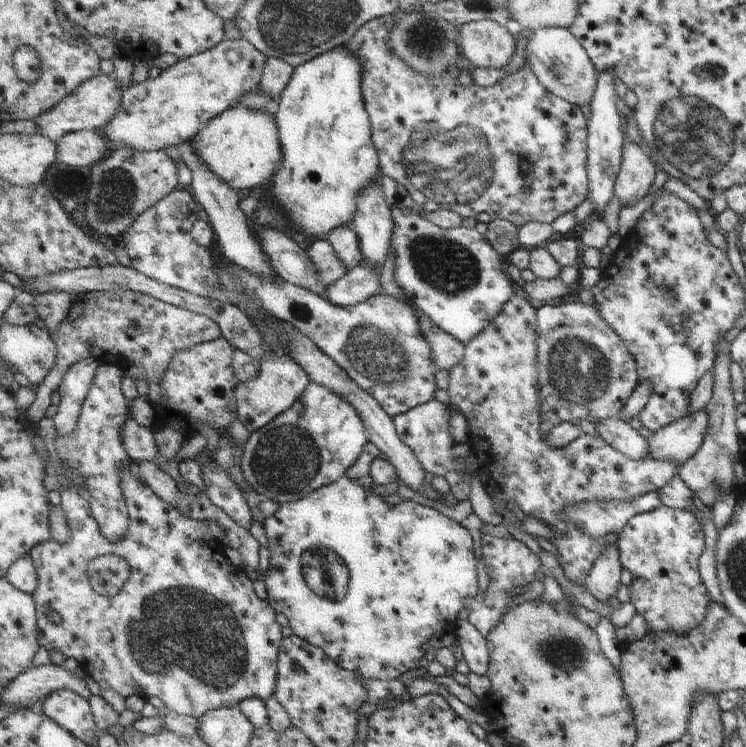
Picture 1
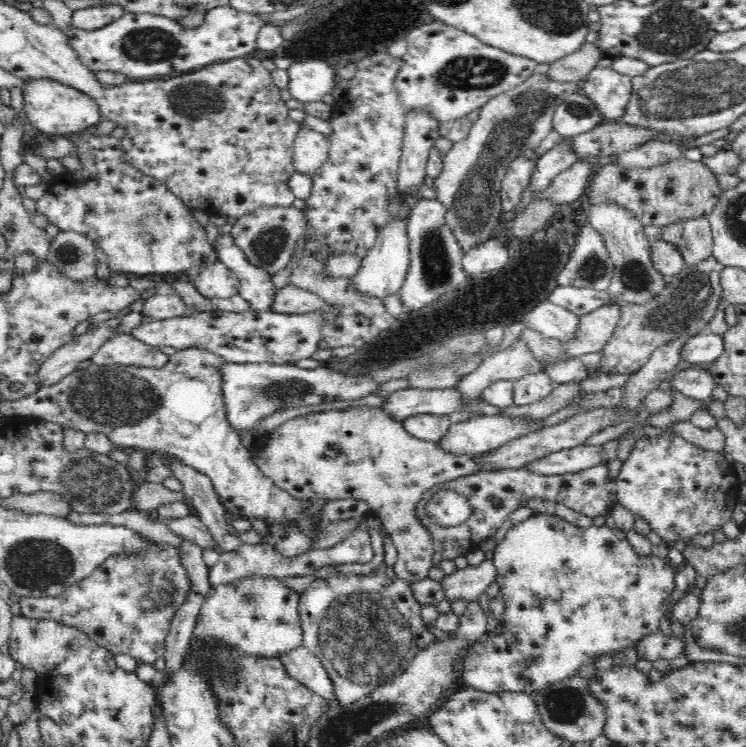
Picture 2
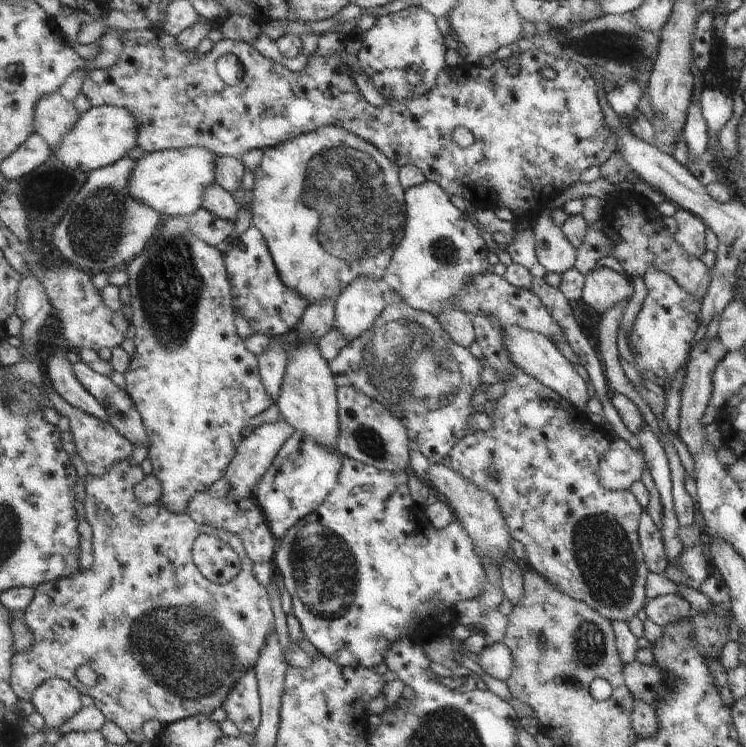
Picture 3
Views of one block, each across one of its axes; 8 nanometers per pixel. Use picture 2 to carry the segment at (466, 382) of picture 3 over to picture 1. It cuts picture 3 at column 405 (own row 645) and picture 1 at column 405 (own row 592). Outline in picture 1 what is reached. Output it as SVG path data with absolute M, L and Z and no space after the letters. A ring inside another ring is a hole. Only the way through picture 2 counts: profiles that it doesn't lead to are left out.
M234 263L219 268L217 276L223 282L227 302L237 306L241 300L249 298L255 306L269 312L277 320L291 324L333 358L392 418L434 401L437 392L435 376L440 368L435 364L426 336L423 336L419 318L407 302L385 293L345 308L277 275L275 278L257 276L255 272Z

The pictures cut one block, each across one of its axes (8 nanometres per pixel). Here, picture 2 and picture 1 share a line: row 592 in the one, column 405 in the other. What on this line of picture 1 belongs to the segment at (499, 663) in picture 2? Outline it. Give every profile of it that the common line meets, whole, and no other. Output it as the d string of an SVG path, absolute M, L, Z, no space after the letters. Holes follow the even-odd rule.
M344 477L335 483L311 492L301 500L281 504L276 513L264 520L264 530L268 538L271 556L268 571L262 576L262 579L268 592L266 601L273 606L277 613L285 615L294 635L302 637L310 644L317 645L343 669L358 674L362 678L385 681L399 679L401 674L421 668L419 662L425 658L425 652L430 648L429 640L439 632L453 628L461 610L470 608L473 600L477 598L479 572L477 572L477 560L473 554L475 542L463 523L455 522L455 520L447 518L445 514L441 514L433 508L421 506L417 502L406 501L395 505L387 504L379 496L379 492L371 492L371 489L363 488L359 482Z

